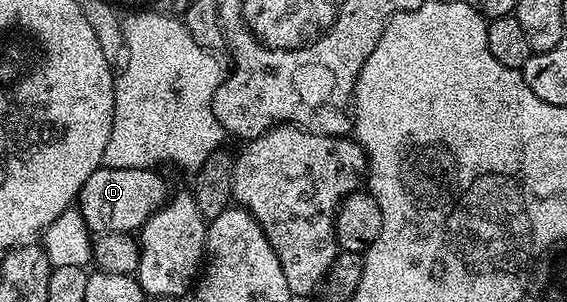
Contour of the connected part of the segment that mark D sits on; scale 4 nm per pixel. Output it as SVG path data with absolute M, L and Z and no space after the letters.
M101 165L97 171L90 173L78 196L78 210L89 232L139 232L144 222L170 198L168 183L158 172L146 167L122 169Z

